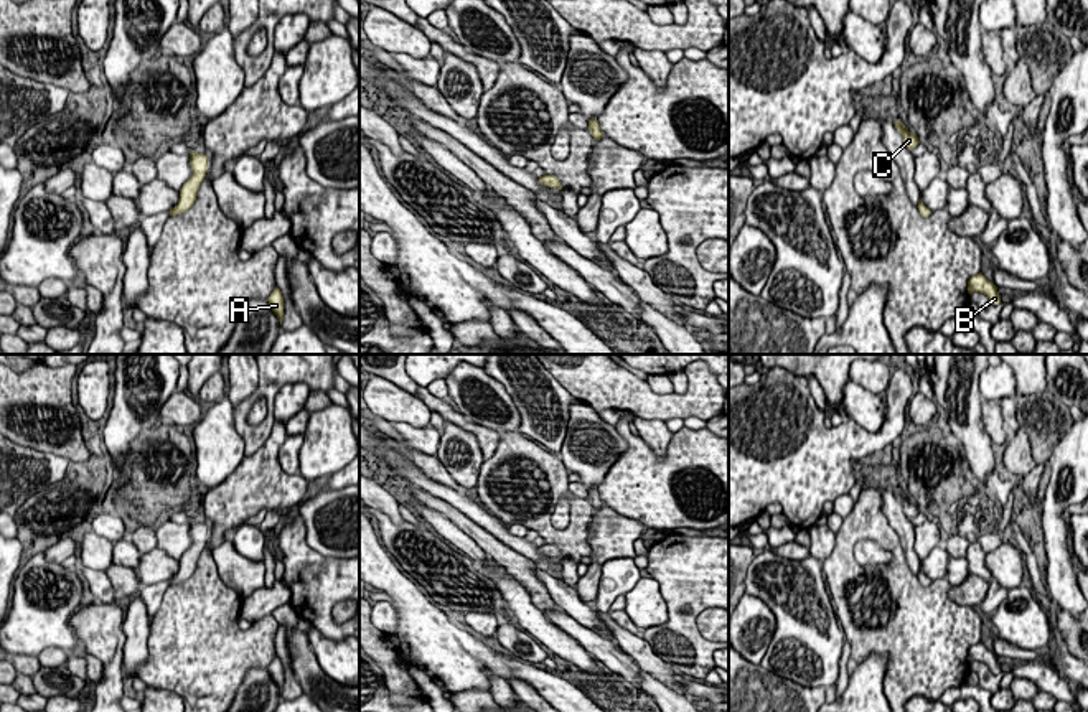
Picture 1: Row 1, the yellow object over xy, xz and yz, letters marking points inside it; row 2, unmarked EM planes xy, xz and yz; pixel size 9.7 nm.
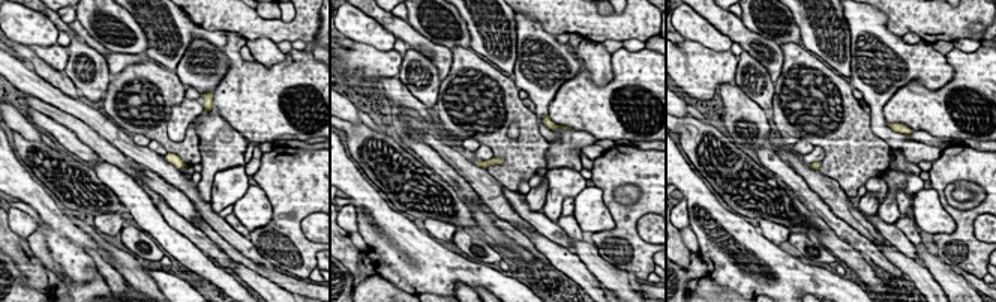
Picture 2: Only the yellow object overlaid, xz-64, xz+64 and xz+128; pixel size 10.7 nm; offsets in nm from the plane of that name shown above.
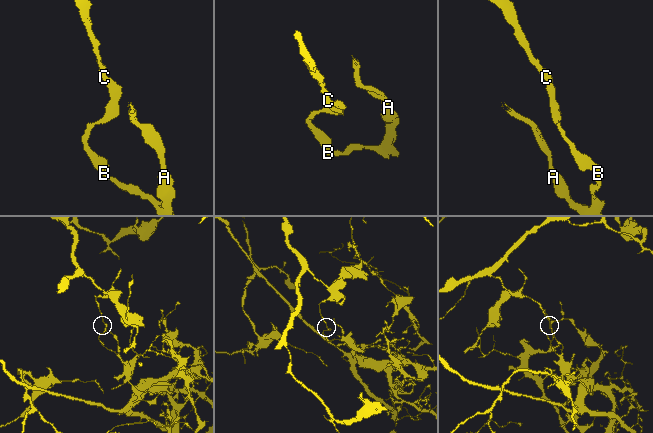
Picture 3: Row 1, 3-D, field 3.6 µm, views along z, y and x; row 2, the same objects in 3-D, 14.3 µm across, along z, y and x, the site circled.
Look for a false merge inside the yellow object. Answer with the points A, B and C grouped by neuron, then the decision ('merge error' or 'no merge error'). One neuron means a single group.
A B / C; merge error

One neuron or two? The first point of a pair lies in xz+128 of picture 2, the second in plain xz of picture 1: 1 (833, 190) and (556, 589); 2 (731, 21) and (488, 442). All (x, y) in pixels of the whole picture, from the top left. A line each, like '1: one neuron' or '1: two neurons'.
1: two neurons
2: one neuron

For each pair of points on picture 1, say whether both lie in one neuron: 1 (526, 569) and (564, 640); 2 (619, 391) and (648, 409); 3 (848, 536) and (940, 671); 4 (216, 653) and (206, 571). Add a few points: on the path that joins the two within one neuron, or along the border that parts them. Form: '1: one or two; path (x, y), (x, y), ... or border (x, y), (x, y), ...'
1: two; border (520, 582), (544, 613)
2: one; path (625, 393), (642, 402)
3: one; path (891, 544), (899, 554), (902, 612), (919, 628)
4: one; path (206, 633), (206, 590)

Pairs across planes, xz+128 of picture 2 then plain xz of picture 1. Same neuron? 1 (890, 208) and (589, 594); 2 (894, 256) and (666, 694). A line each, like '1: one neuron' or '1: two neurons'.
1: two neurons
2: two neurons

